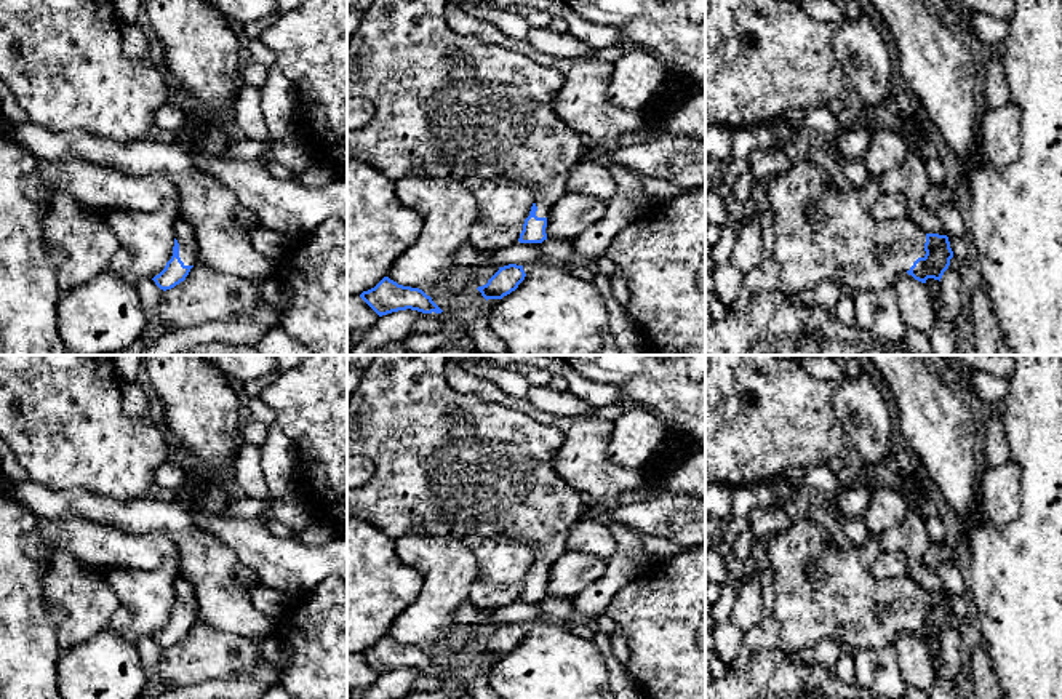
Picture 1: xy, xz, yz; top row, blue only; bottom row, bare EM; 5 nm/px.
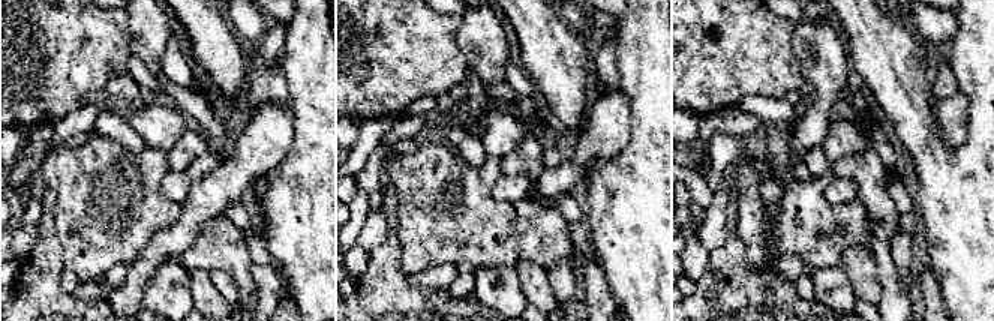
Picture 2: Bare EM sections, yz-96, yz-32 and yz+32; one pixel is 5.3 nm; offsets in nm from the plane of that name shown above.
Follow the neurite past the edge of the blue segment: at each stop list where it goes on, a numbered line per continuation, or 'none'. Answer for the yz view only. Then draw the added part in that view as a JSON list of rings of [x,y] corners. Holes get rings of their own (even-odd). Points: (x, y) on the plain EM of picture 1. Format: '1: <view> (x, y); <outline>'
1: yz (840, 599); [[[806,515],[792,525],[768,536],[760,547],[760,557],[773,569],[774,606],[773,614],[779,622],[779,645],[789,653],[812,648],[822,640],[838,640],[856,649],[880,649],[892,645],[894,637],[910,629],[918,616],[924,616],[926,592],[908,576],[876,579],[872,563],[881,550],[876,534],[870,534],[864,545],[838,547],[827,533]]]

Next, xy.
1: xy (183, 589); [[[179,576],[174,582],[174,597],[179,601],[179,616],[184,624],[195,624],[197,621],[197,603],[192,584]]]

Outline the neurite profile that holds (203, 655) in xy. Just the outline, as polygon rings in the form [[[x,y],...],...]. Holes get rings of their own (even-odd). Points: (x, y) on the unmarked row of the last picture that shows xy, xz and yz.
[[[194,624],[184,640],[163,649],[158,677],[179,689],[214,678],[250,678],[259,661],[250,638]]]

